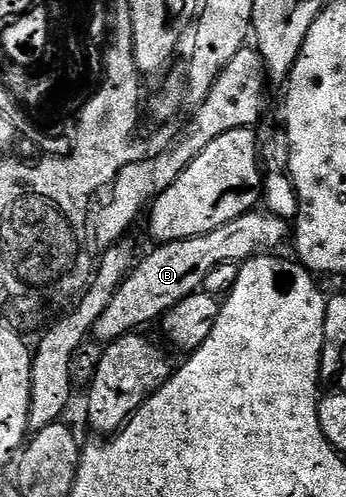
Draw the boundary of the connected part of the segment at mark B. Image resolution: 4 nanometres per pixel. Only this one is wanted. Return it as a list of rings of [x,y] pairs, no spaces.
[[[252,211],[233,219],[233,223],[225,223],[225,227],[217,227],[217,231],[209,231],[205,235],[190,237],[184,241],[160,244],[155,247],[159,249],[153,250],[144,261],[142,258],[137,267],[132,268],[113,295],[109,307],[101,311],[101,319],[97,319],[93,330],[94,340],[110,343],[127,333],[142,330],[142,325],[147,325],[150,321],[158,322],[163,314],[181,303],[181,299],[185,299],[190,293],[200,292],[213,267],[221,267],[225,263],[242,263],[264,251],[278,250],[275,248],[286,237],[288,240],[289,225],[284,218],[266,211]]]

